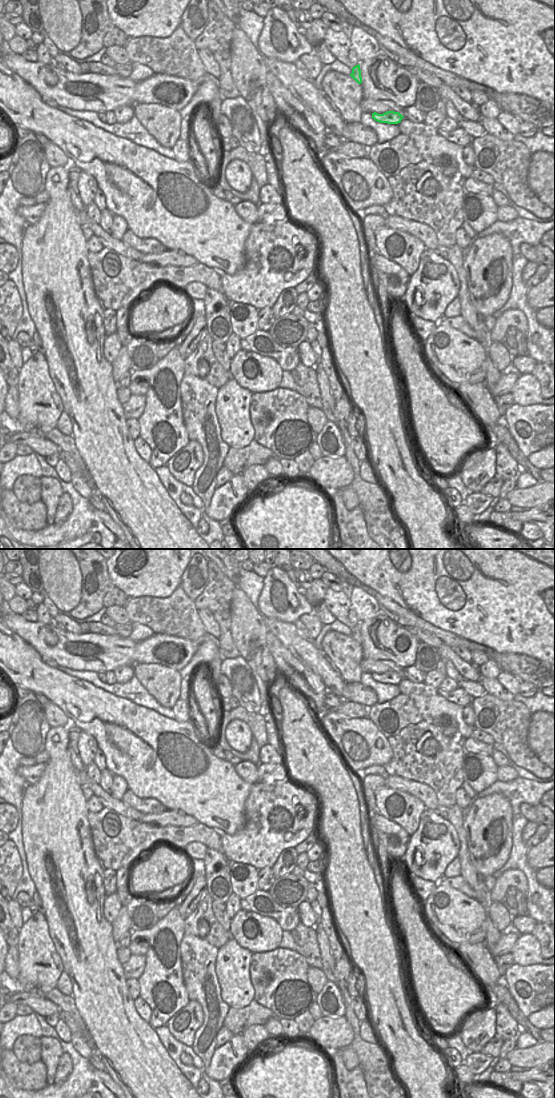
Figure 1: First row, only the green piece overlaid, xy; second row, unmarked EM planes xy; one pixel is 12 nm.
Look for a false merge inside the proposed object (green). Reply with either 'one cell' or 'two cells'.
one cell

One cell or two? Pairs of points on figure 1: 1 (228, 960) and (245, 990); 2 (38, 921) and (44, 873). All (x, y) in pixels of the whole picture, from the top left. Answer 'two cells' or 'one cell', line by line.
1: one cell
2: two cells

